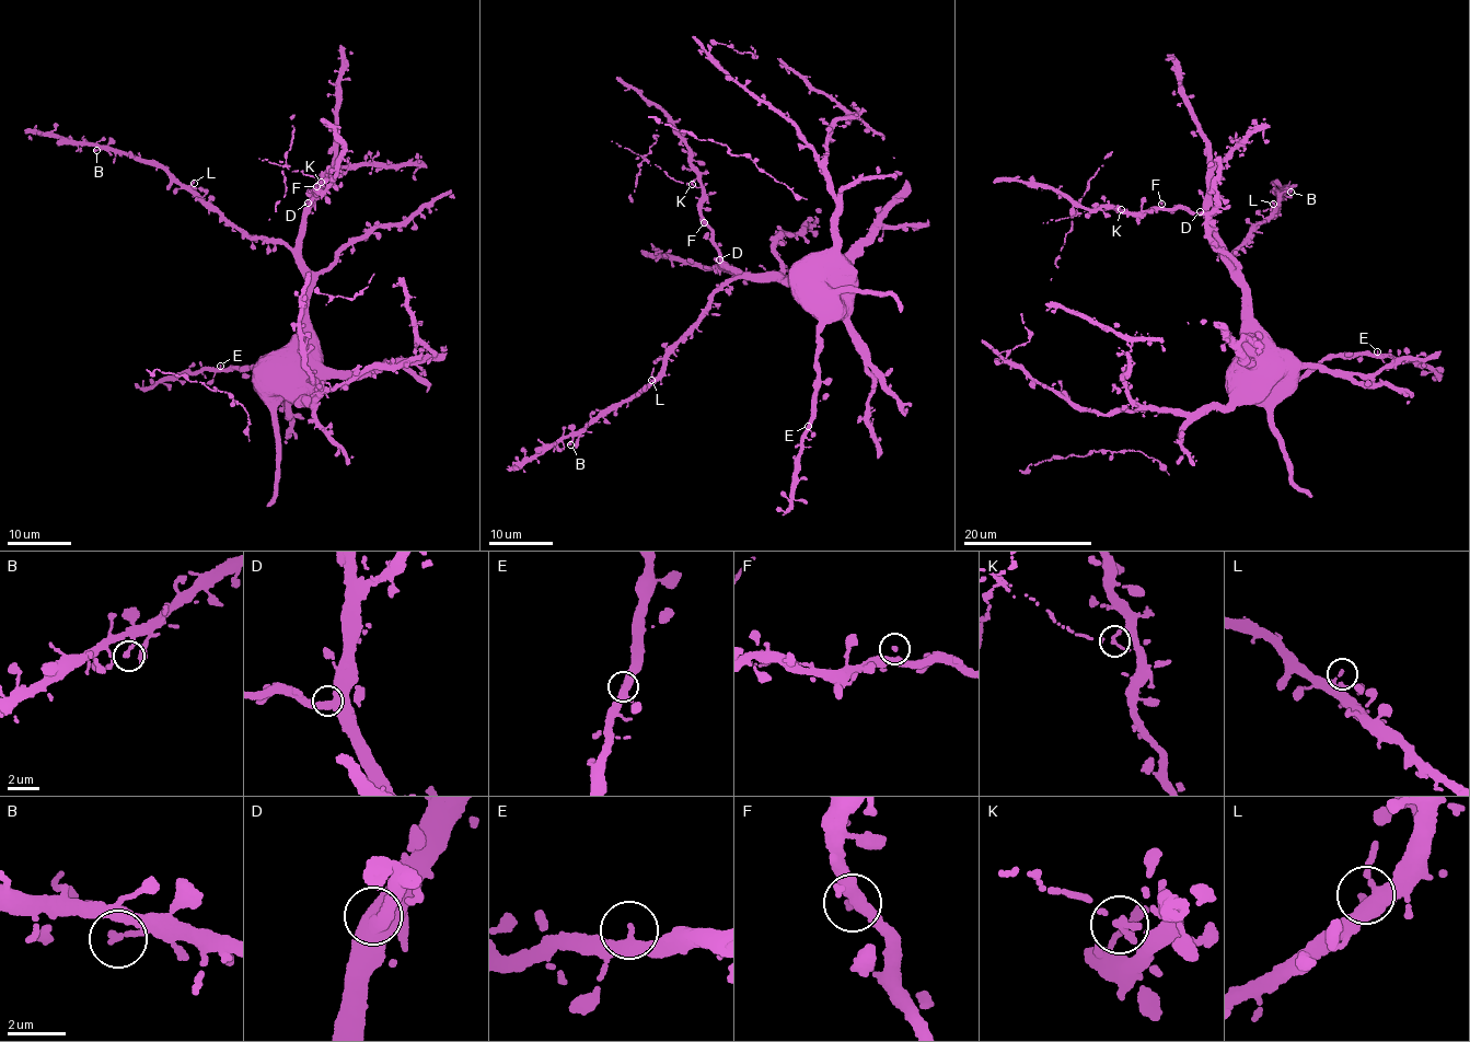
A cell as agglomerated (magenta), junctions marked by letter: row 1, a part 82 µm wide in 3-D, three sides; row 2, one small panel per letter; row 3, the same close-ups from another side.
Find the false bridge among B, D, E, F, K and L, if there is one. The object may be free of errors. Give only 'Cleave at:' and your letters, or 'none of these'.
Cleave at: K

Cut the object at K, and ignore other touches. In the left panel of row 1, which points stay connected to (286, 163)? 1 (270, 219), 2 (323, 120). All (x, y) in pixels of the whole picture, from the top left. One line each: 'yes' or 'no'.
1: yes
2: no

